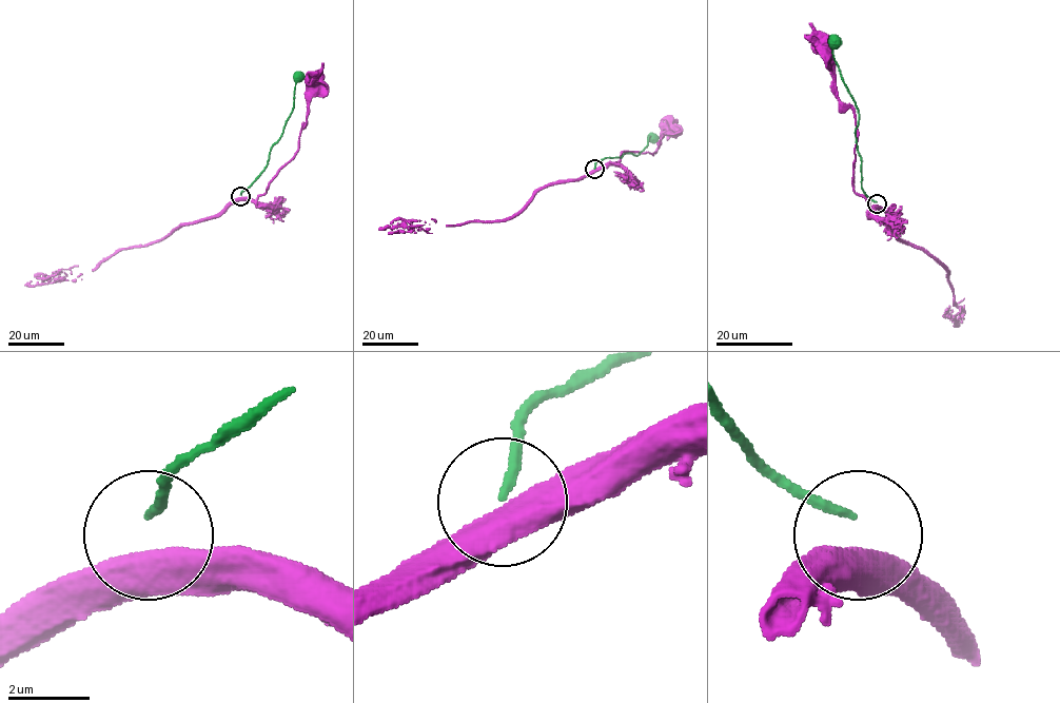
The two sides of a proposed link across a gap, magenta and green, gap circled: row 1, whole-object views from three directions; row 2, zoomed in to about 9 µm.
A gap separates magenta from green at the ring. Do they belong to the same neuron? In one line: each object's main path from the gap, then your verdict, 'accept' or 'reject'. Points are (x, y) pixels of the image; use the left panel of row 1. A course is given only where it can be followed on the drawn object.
magenta via (241, 197), (255, 200), (262, 195), (272, 178), (293, 157), (300, 128), (306, 123), (313, 80), (317, 76) | green via (240, 195), (267, 166), (271, 147), (282, 132), (294, 105), (295, 80), (298, 78) | reject

